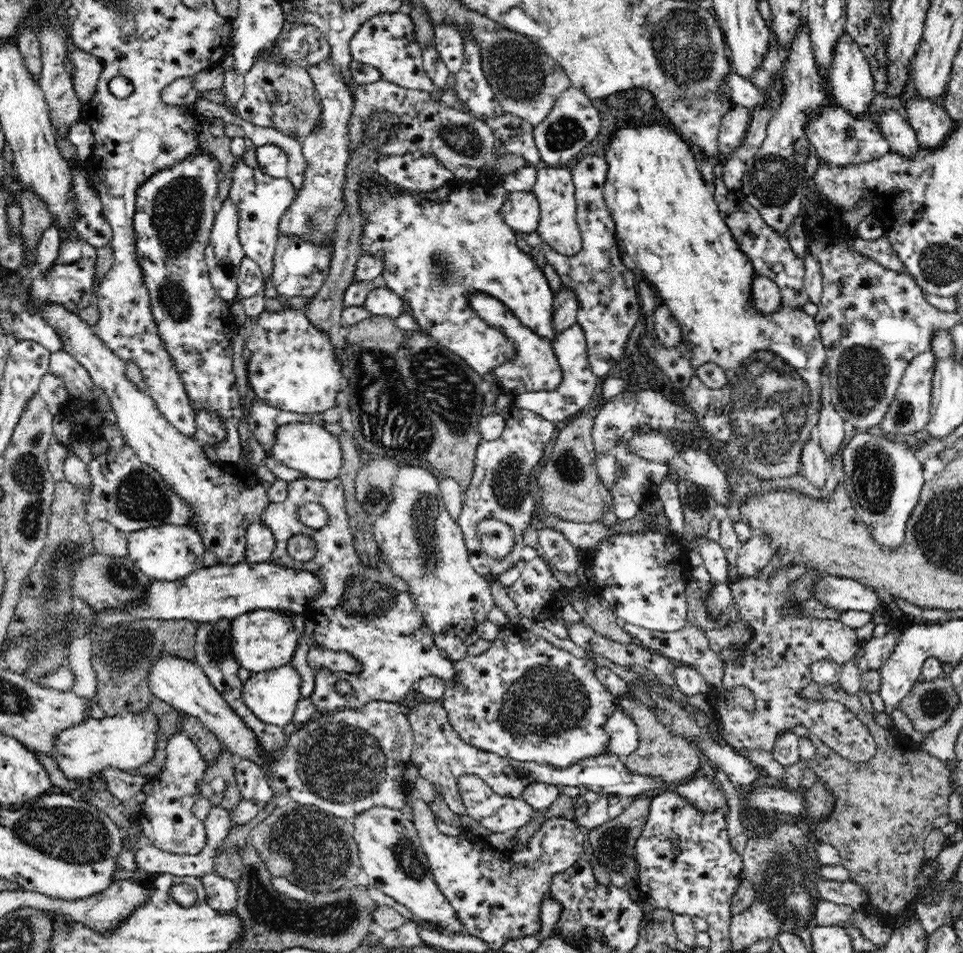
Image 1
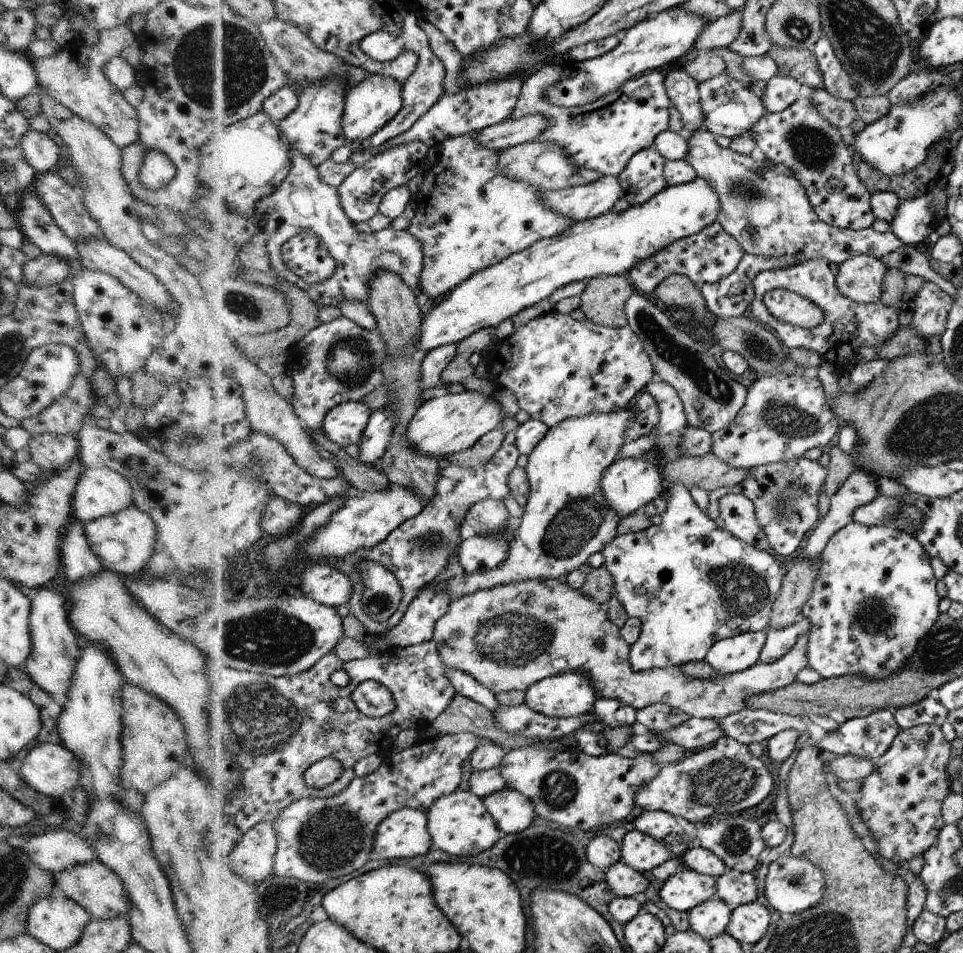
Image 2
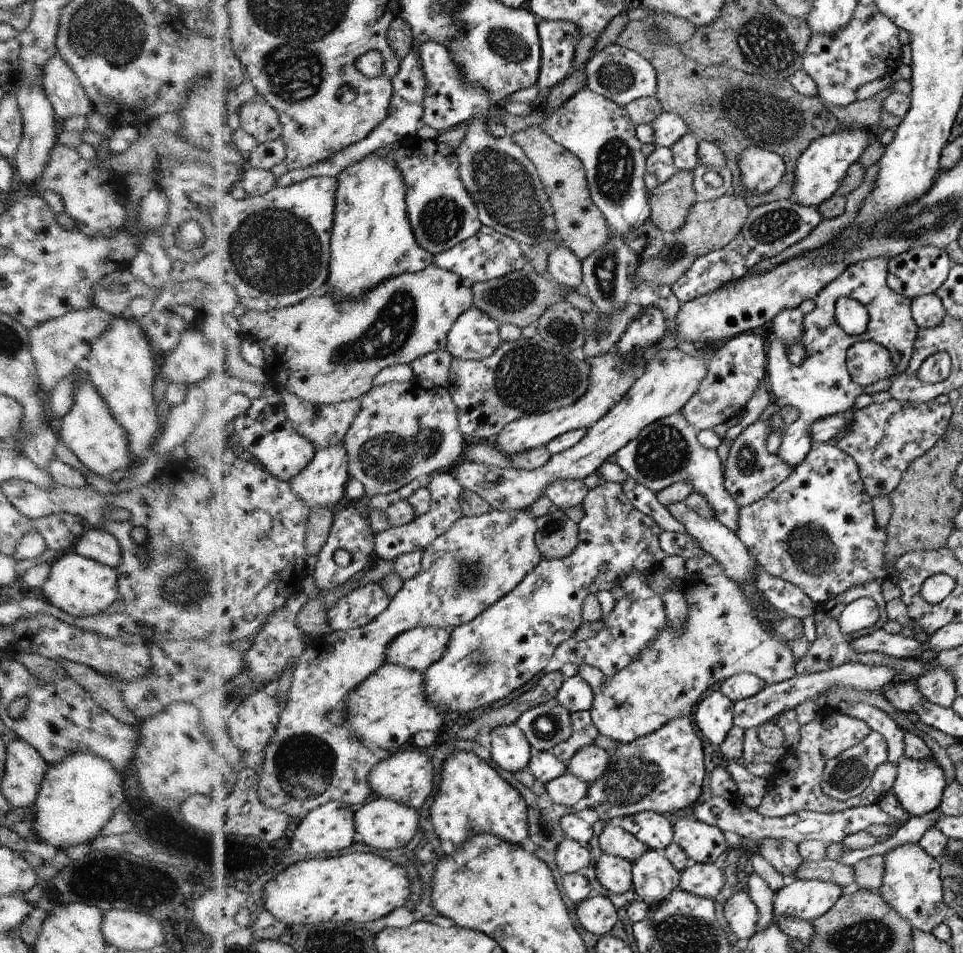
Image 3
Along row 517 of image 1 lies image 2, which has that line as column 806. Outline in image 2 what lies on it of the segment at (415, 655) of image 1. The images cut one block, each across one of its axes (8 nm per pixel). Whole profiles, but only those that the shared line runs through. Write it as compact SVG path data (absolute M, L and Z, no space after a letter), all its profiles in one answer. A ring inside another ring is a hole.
M814 258L797 263L796 266L792 266L788 270L760 273L756 278L755 298L750 303L748 313L756 321L762 322L767 328L775 331L787 350L805 348L818 352L823 358L823 362L830 364L832 372L837 376L842 376L850 371L850 368L858 362L860 347L878 348L880 347L878 344L882 344L886 338L890 338L898 328L898 304L894 304L894 306L886 306L880 302L854 304L850 298L846 298L845 295L837 291L835 276L830 271L826 258ZM774 289L790 290L790 292L796 292L796 294L814 302L824 314L823 322L814 328L807 329L776 320L769 313L763 301L766 292Z

